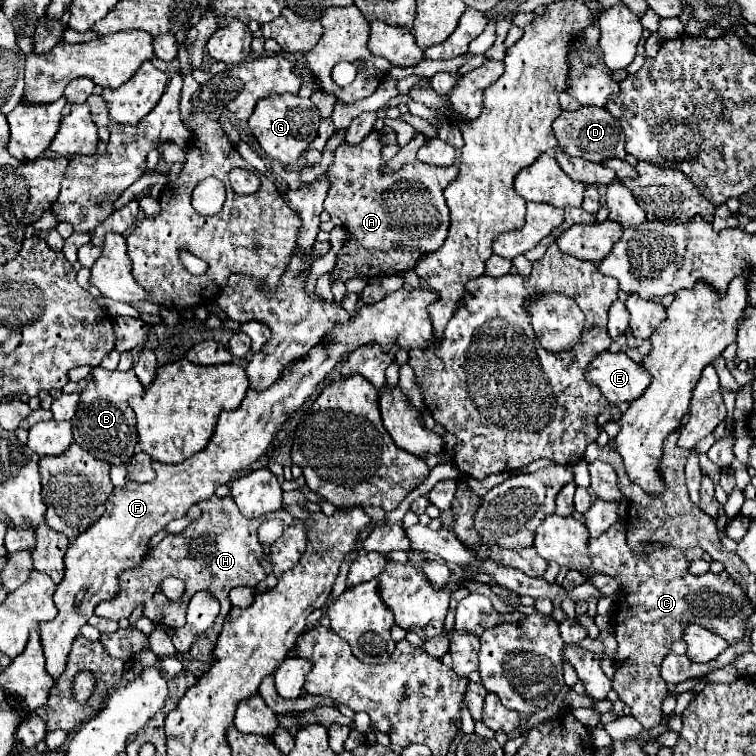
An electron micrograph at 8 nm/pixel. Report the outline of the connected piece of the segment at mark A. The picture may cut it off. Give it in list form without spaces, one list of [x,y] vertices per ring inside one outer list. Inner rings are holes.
[[[370,133],[358,145],[342,143],[336,153],[334,161],[328,167],[330,189],[324,201],[324,209],[338,217],[344,229],[358,239],[358,243],[366,249],[418,249],[422,253],[432,253],[442,247],[448,235],[450,211],[442,197],[444,187],[456,179],[458,167],[434,167],[422,161],[414,161],[404,165],[400,171],[382,175],[380,155],[382,143],[378,133]]]

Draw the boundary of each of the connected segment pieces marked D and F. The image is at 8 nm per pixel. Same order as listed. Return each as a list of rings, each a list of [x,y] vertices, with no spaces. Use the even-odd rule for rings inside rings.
[[[580,107],[578,111],[562,111],[552,125],[558,147],[570,157],[582,157],[592,163],[604,163],[606,159],[624,159],[624,131],[618,121],[602,107]]]
[[[398,289],[398,291],[388,293],[382,301],[378,301],[374,305],[362,305],[360,311],[354,317],[350,317],[350,321],[336,323],[334,329],[326,335],[328,341],[322,341],[316,347],[312,347],[308,357],[298,361],[298,363],[294,363],[292,369],[288,373],[284,373],[272,387],[268,387],[262,393],[248,391],[246,399],[242,401],[242,405],[238,409],[234,409],[234,411],[222,411],[222,415],[220,415],[220,419],[216,423],[214,435],[212,435],[210,443],[202,451],[198,451],[196,455],[192,455],[190,459],[186,459],[184,463],[178,463],[178,465],[154,463],[156,479],[152,479],[150,483],[128,481],[124,487],[116,487],[108,495],[108,499],[106,499],[106,511],[104,511],[104,515],[88,531],[78,535],[78,539],[74,539],[70,543],[68,551],[66,551],[66,575],[64,575],[62,583],[58,585],[58,589],[54,593],[54,603],[58,607],[58,615],[52,621],[40,625],[40,637],[42,637],[44,655],[46,655],[46,671],[54,679],[58,679],[64,673],[72,641],[80,635],[80,627],[86,625],[86,621],[94,615],[96,603],[108,601],[108,599],[112,599],[118,593],[118,573],[122,573],[124,569],[134,569],[134,567],[138,567],[142,563],[142,557],[148,551],[148,539],[152,535],[156,535],[160,529],[164,529],[164,525],[170,519],[184,517],[186,511],[194,503],[198,503],[202,499],[208,499],[210,495],[214,495],[218,485],[230,483],[240,473],[240,469],[246,469],[250,463],[254,463],[268,449],[268,445],[276,437],[276,433],[282,427],[282,423],[290,417],[290,413],[300,409],[300,405],[314,393],[318,383],[322,383],[328,377],[328,373],[342,361],[342,357],[346,353],[358,349],[362,345],[368,345],[368,343],[378,343],[386,353],[394,345],[398,345],[402,349],[414,349],[414,347],[418,347],[418,349],[430,349],[436,343],[436,337],[434,337],[432,321],[430,321],[430,315],[428,315],[428,305],[434,303],[436,299],[438,299],[438,295],[434,291],[430,291],[430,289],[420,289],[420,291],[416,291],[416,289],[412,289],[412,291],[410,289]],[[82,587],[88,587],[88,589],[86,589],[84,601],[76,609],[76,599],[74,597],[76,597],[76,593]]]

